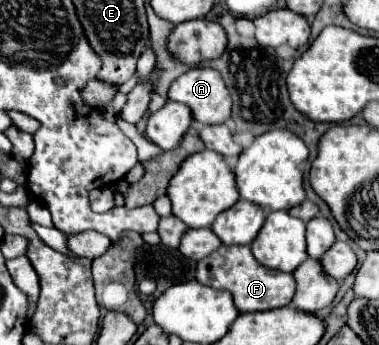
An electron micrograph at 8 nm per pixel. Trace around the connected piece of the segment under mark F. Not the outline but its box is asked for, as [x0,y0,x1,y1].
[195,245,295,313]

